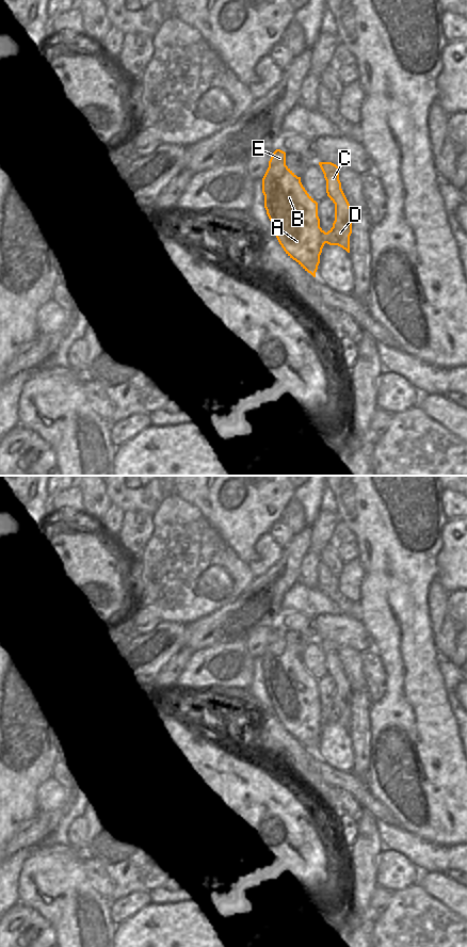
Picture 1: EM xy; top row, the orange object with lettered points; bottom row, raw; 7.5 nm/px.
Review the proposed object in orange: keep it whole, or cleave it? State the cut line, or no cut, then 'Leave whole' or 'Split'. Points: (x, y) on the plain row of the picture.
Split along xy (325, 710), (326, 720). Split.

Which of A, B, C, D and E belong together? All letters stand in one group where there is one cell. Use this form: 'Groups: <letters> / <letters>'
Groups: A B E / C D.

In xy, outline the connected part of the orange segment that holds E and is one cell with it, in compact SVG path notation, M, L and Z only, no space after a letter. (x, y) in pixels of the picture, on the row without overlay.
M276 627L262 656L264 686L274 712L286 732L316 755L326 710L320 705L318 680L286 643L286 630Z

